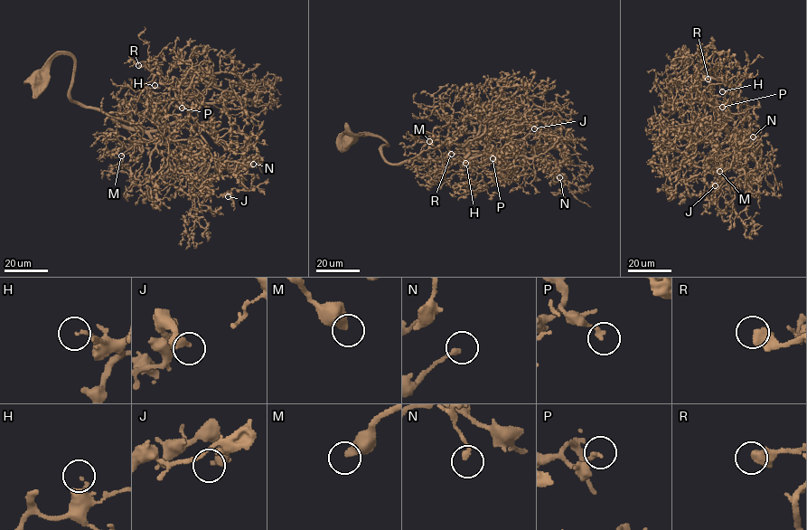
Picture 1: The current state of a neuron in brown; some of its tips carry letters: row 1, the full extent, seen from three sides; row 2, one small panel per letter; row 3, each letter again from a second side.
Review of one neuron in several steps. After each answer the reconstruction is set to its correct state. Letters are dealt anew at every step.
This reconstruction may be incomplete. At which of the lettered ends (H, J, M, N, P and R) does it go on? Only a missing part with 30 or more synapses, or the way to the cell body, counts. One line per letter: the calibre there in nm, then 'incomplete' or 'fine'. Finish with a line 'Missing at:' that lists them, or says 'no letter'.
H: calibre 110 nm; fine
J: calibre 360 nm; fine
M: calibre 380 nm; incomplete
N: calibre 220 nm; fine
P: calibre 190 nm; fine
R: calibre 550 nm; fine
Missing at: M

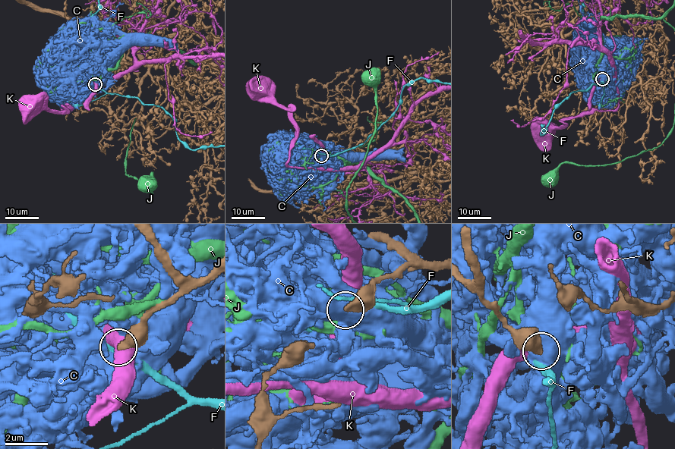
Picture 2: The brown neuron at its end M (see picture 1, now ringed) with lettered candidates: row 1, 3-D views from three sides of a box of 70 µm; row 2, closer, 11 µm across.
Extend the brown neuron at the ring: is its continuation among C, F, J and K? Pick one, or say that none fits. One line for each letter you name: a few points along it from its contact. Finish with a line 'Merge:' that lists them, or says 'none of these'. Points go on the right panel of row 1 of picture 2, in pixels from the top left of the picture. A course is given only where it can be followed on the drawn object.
Merge: none of these

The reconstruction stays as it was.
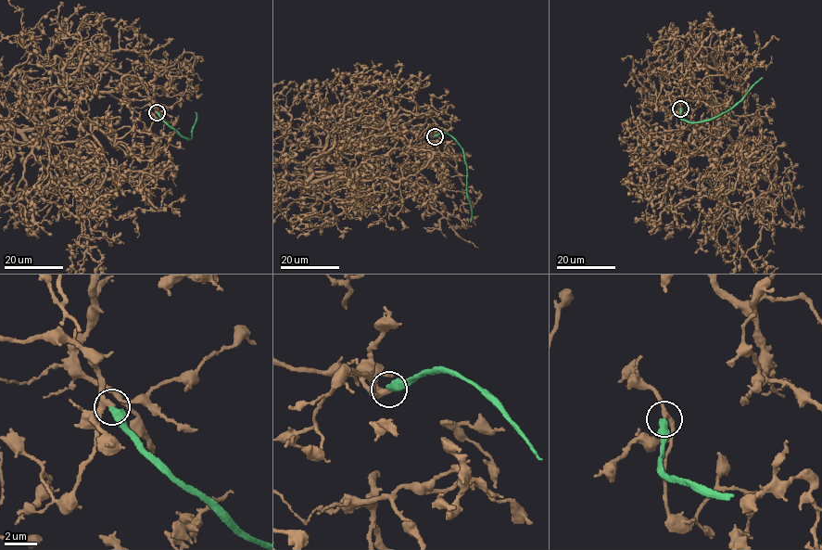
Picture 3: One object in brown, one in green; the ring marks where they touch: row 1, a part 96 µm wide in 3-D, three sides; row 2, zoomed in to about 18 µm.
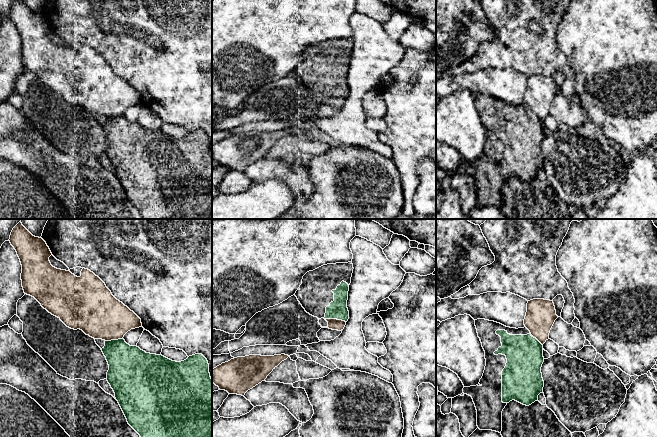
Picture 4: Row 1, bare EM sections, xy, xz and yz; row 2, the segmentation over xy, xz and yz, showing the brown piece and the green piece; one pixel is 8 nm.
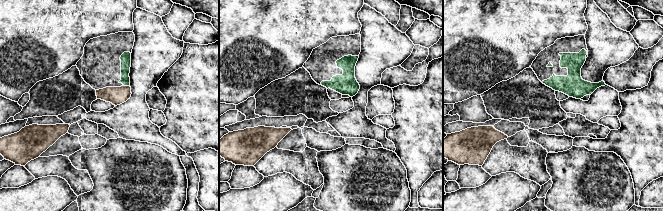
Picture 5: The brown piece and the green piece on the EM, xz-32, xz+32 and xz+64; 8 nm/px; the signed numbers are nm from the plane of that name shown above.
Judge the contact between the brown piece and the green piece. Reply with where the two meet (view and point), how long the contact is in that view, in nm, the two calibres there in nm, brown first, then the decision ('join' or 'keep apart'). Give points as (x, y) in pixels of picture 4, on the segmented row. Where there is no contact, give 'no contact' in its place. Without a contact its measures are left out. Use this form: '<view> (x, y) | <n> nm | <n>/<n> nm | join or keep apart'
xz (335, 319) | 170 nm | 90/150 nm | keep apart

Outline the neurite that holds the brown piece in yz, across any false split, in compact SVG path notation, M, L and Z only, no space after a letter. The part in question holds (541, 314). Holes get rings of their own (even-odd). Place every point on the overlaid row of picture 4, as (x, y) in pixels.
M533 299L527 303L524 325L543 345L549 339L550 330L557 318L553 301Z

